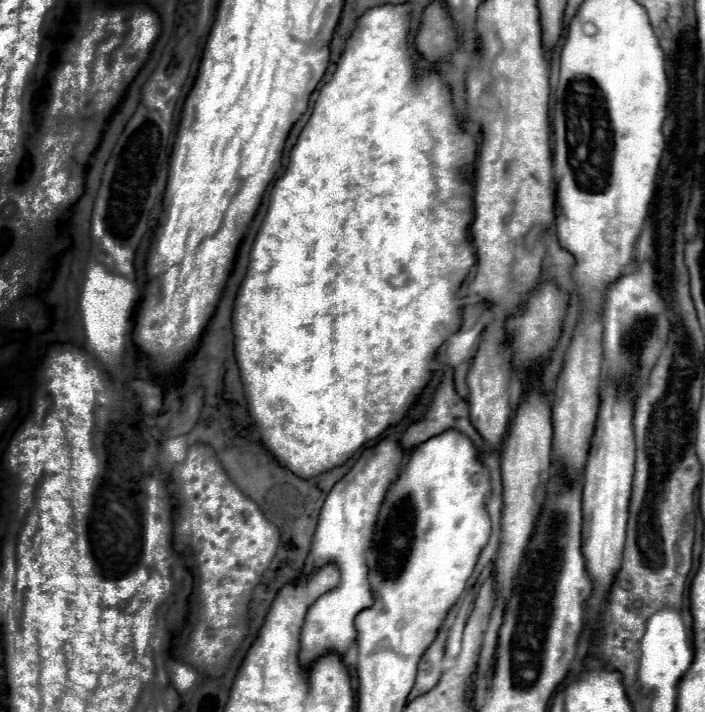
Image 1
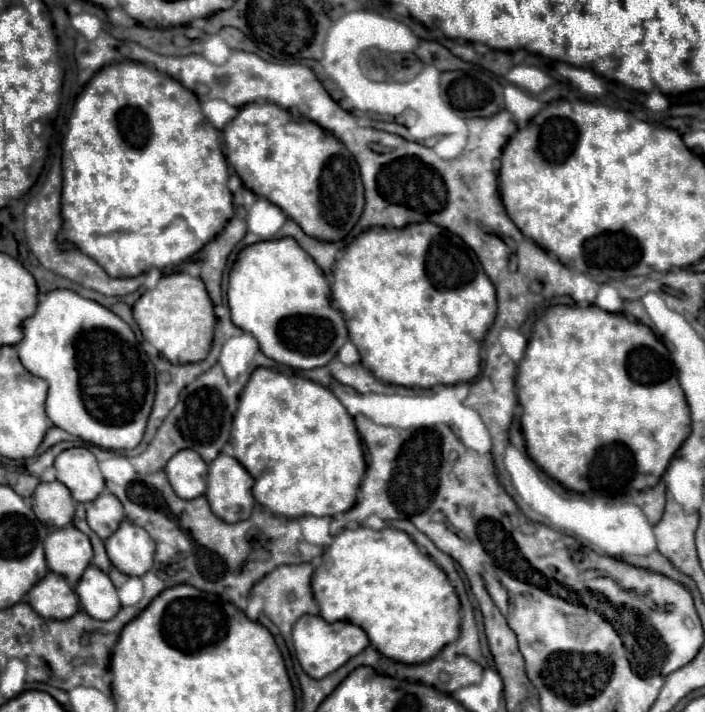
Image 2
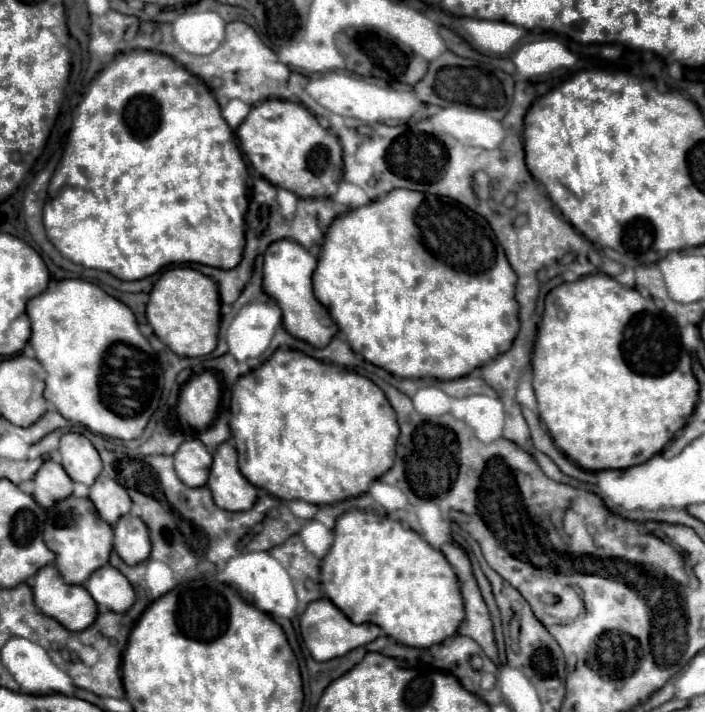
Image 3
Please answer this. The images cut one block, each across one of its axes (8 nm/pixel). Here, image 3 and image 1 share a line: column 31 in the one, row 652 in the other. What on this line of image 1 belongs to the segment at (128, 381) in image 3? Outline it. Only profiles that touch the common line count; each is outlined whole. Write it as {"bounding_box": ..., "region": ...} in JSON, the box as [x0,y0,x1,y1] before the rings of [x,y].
{"bounding_box":[300,438,404,664],"region":[[[384,438],[376,446],[366,448],[358,456],[350,472],[340,482],[334,484],[334,488],[330,490],[322,506],[316,532],[312,538],[312,546],[306,558],[306,572],[312,572],[314,568],[326,562],[336,562],[340,570],[340,584],[338,588],[322,594],[306,612],[302,632],[300,632],[302,664],[312,664],[322,652],[328,652],[328,650],[334,650],[340,656],[344,656],[350,642],[356,640],[356,628],[354,628],[356,614],[372,606],[374,602],[370,582],[368,582],[366,552],[372,548],[376,516],[390,482],[398,476],[402,458],[404,456],[402,456],[400,444],[394,442],[392,438]]]}

